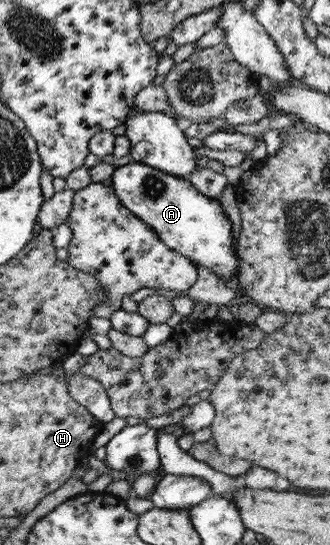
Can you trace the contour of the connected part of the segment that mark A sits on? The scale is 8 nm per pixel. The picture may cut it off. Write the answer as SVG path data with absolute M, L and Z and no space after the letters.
M136 162L115 167L110 179L120 205L148 225L168 249L192 260L196 266L202 264L224 284L235 285L234 269L236 267L239 273L239 257L231 246L227 214L216 198L199 193L188 179Z

